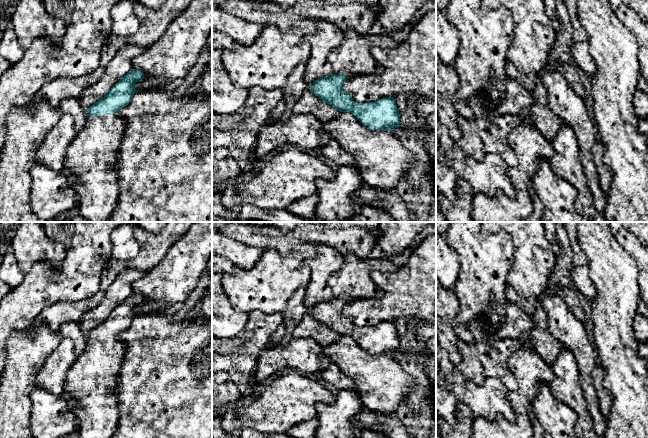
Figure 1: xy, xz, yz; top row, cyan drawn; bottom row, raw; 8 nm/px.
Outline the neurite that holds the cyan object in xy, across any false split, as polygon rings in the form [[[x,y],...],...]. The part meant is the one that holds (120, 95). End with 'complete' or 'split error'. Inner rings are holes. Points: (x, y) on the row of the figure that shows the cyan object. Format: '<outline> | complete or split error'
[[[132,69],[124,75],[103,98],[86,111],[88,116],[83,129],[77,132],[67,147],[64,167],[75,178],[73,189],[79,199],[79,212],[87,222],[108,222],[117,208],[121,189],[116,166],[126,121],[116,113],[127,106],[133,95],[140,91],[134,88],[134,84],[143,78],[144,73],[138,69]]] | split error

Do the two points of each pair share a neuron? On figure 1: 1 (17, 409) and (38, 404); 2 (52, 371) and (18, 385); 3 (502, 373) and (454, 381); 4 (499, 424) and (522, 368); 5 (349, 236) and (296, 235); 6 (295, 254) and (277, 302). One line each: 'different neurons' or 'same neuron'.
1: different neurons
2: different neurons
3: different neurons
4: same neuron
5: same neuron
6: same neuron

